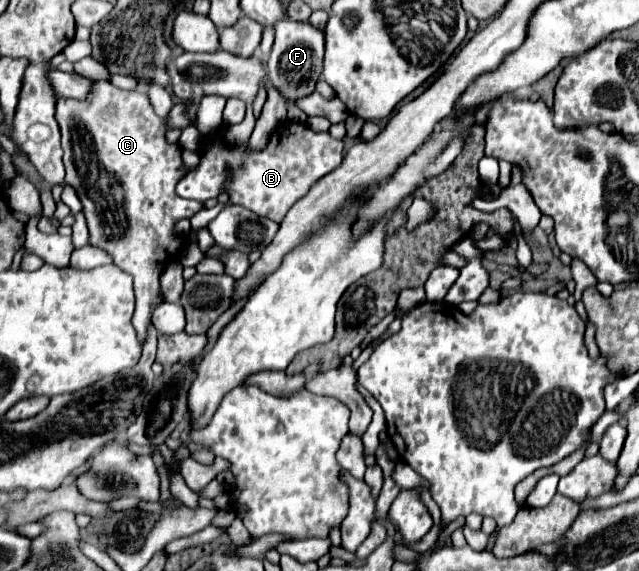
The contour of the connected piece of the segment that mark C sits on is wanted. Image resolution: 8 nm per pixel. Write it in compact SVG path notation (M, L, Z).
M95 80L89 98L57 98L57 122L61 128L61 144L65 150L65 184L73 186L77 196L81 198L83 214L89 228L89 244L105 250L113 258L115 266L133 276L137 304L133 326L137 330L139 342L145 344L153 308L163 302L161 274L167 262L181 256L181 250L185 246L185 238L177 236L175 224L183 218L191 218L203 208L197 200L181 198L175 192L177 182L185 174L189 174L189 168L183 166L179 144L169 144L165 134L161 134L161 118L153 112L147 92L119 90L107 80Z

